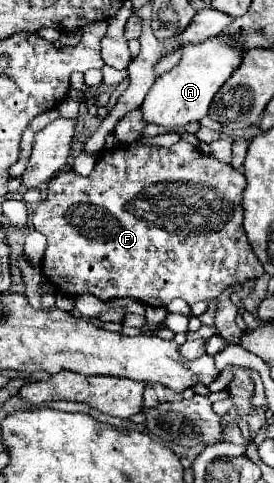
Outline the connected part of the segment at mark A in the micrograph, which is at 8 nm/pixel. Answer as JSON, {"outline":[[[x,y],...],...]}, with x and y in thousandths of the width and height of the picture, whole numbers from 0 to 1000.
{"outline":[[[777,75],[712,95],[675,95],[661,104],[653,133],[588,161],[573,161],[551,186],[536,190],[515,215],[529,253],[580,261],[675,261],[704,248],[748,244],[777,199],[821,174],[821,166],[872,141],[880,124],[887,99],[865,99],[836,83],[814,83],[799,75]]]}

